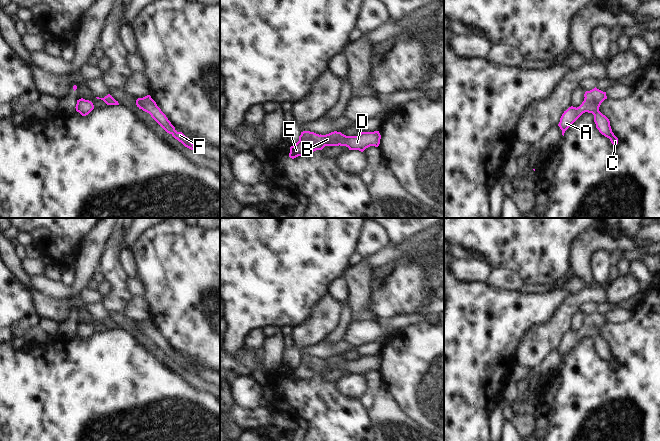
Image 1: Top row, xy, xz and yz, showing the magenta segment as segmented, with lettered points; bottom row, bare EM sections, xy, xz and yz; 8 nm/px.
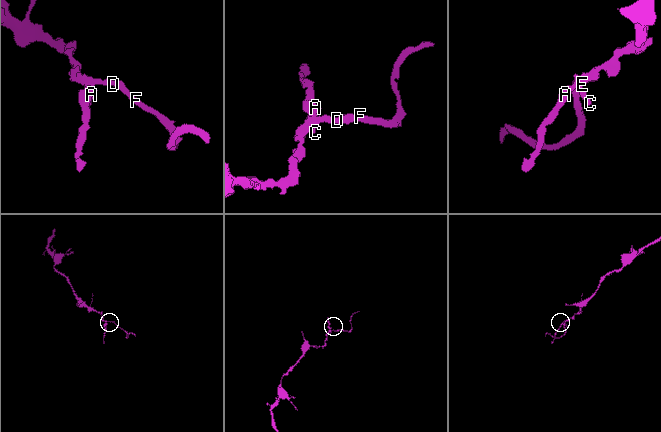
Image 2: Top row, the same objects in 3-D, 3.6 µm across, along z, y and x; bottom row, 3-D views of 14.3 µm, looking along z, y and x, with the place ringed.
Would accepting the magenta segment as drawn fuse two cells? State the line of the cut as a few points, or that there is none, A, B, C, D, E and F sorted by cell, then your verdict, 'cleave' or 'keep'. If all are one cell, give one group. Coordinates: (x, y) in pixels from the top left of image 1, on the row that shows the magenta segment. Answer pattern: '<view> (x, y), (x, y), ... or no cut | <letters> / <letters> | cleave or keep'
no cut | A B C D E F | keep

